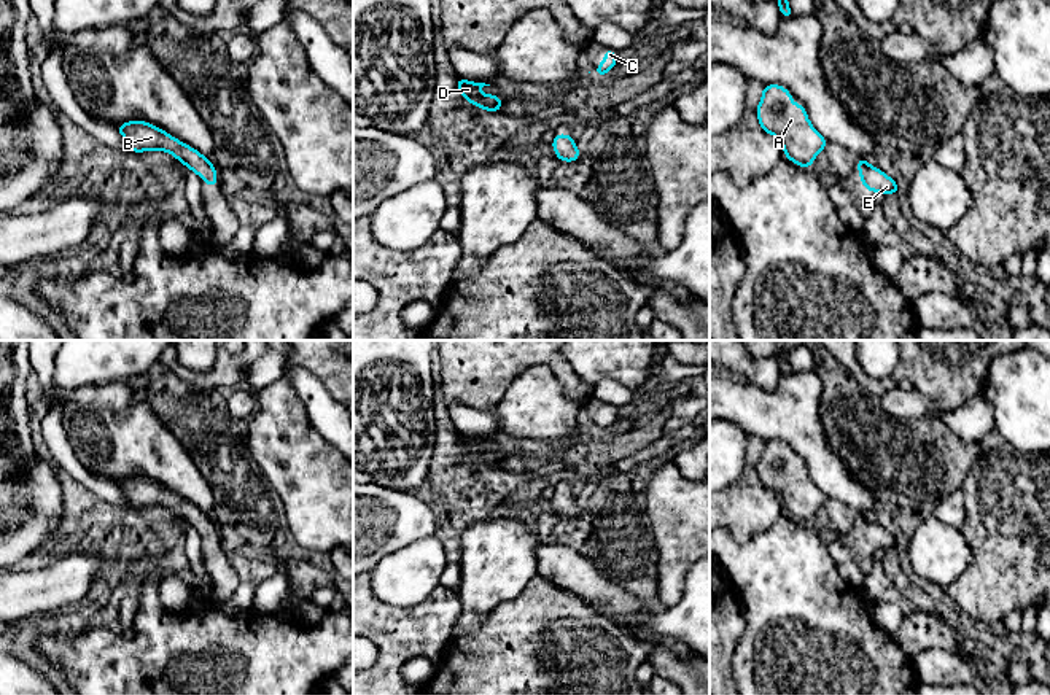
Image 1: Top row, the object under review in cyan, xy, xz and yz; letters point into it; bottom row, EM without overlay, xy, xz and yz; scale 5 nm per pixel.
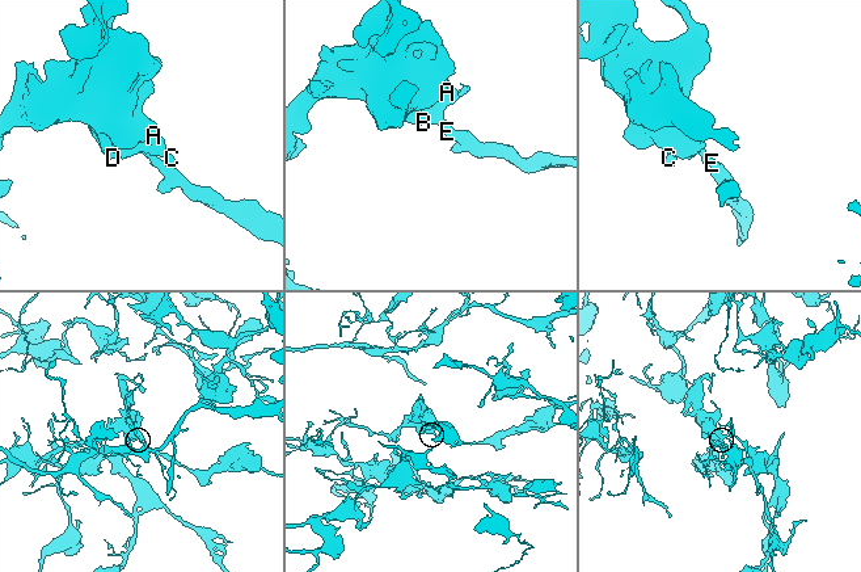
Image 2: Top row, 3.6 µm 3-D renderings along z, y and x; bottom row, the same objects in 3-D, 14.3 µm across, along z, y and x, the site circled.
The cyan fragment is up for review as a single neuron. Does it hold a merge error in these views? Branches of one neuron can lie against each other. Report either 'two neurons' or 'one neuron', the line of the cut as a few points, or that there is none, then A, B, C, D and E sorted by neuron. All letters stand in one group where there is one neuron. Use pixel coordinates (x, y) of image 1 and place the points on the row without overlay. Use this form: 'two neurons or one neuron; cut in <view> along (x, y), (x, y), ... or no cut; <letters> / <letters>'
one neuron; no cut; A B C D E

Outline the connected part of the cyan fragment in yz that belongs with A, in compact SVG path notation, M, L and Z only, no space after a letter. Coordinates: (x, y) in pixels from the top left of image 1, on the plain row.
M781 441L762 442L762 453L754 468L759 476L759 483L773 491L783 501L783 512L799 523L810 525L816 512L829 501L813 483L805 463L802 460L794 460L791 447Z

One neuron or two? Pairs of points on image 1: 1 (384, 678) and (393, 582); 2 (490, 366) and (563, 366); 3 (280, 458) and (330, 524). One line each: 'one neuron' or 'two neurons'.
1: two neurons
2: one neuron
3: one neuron

